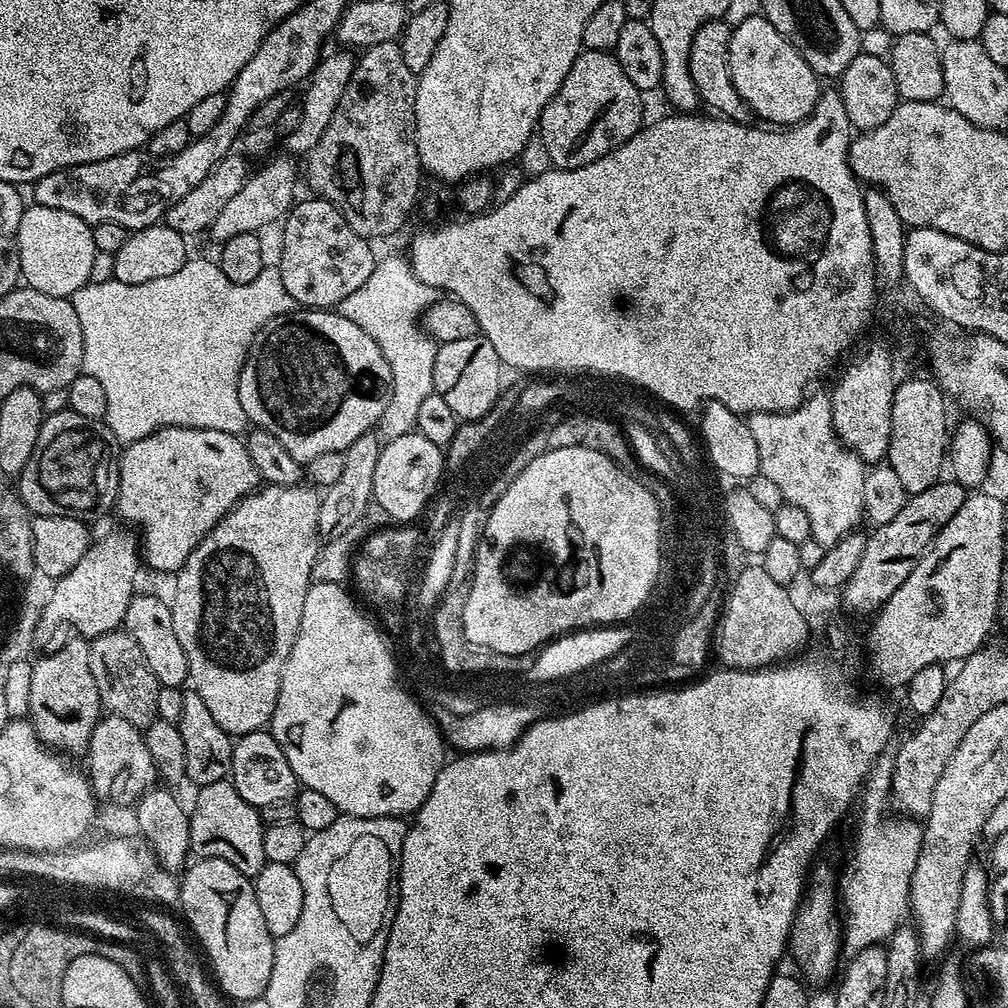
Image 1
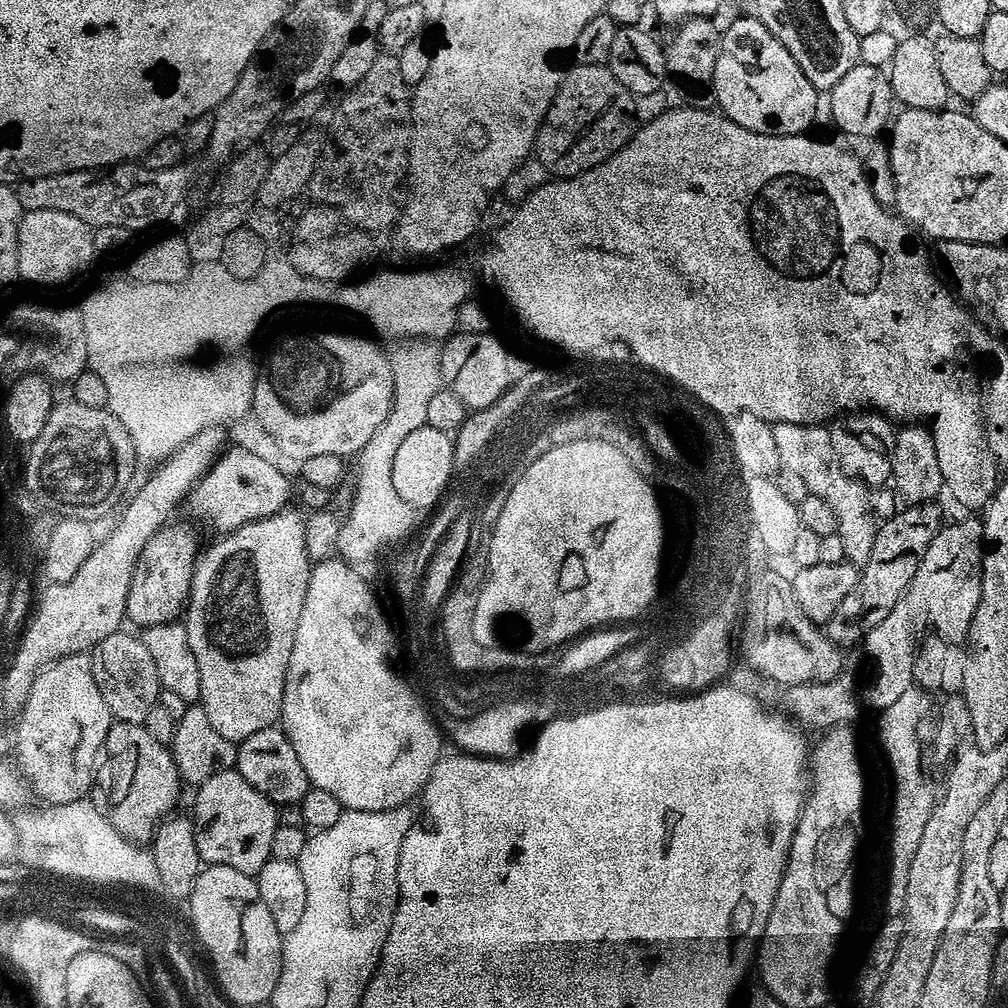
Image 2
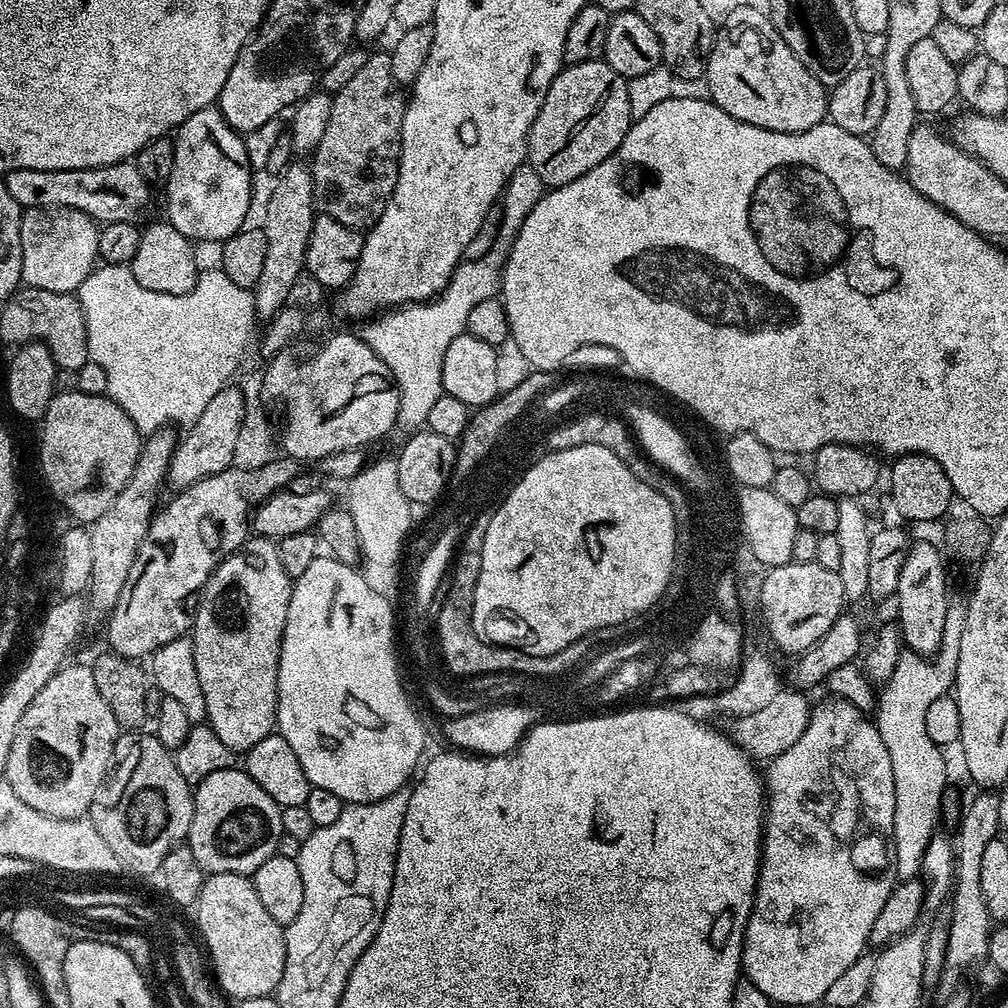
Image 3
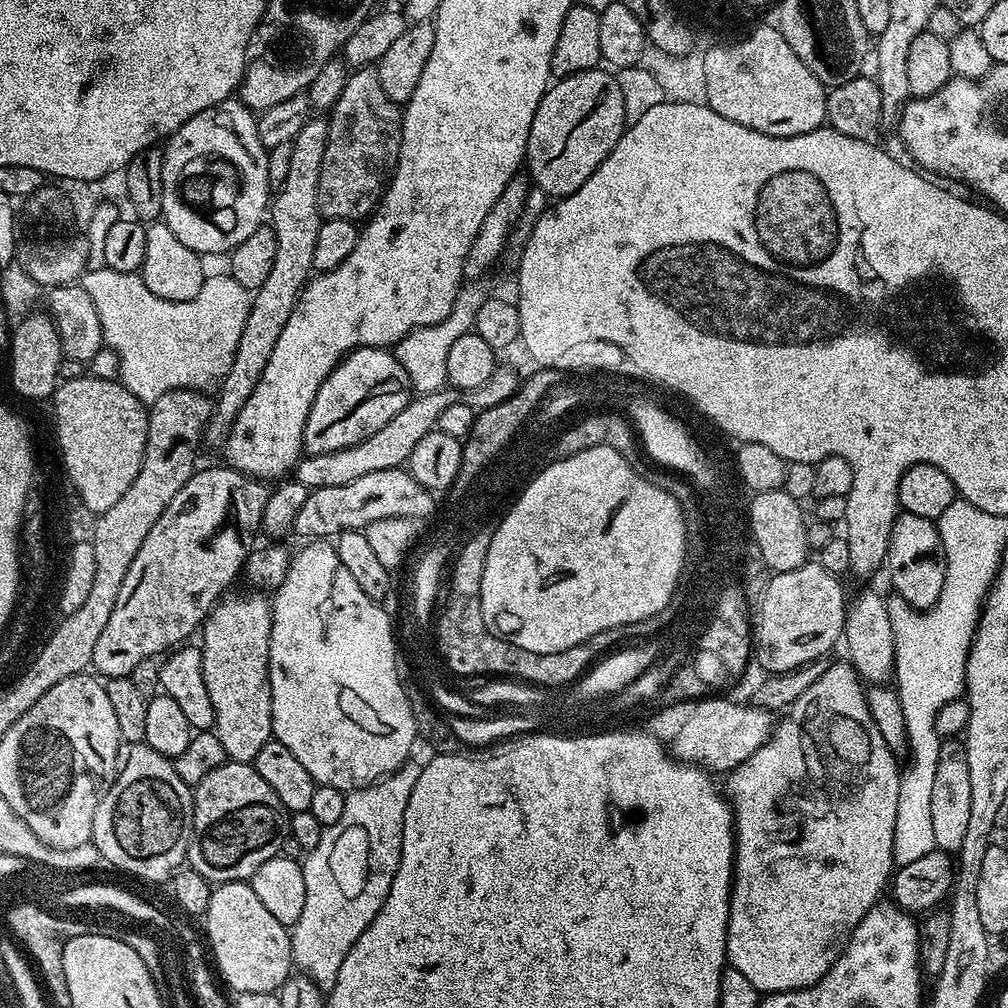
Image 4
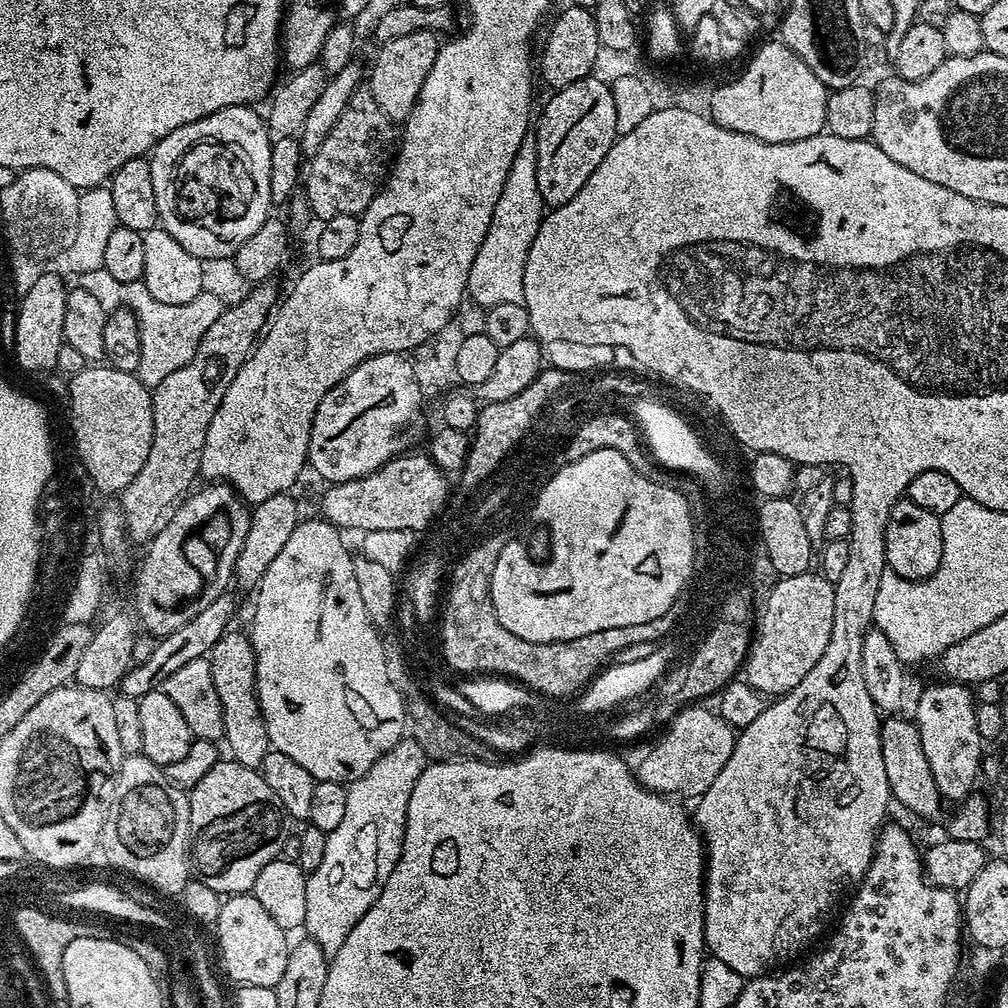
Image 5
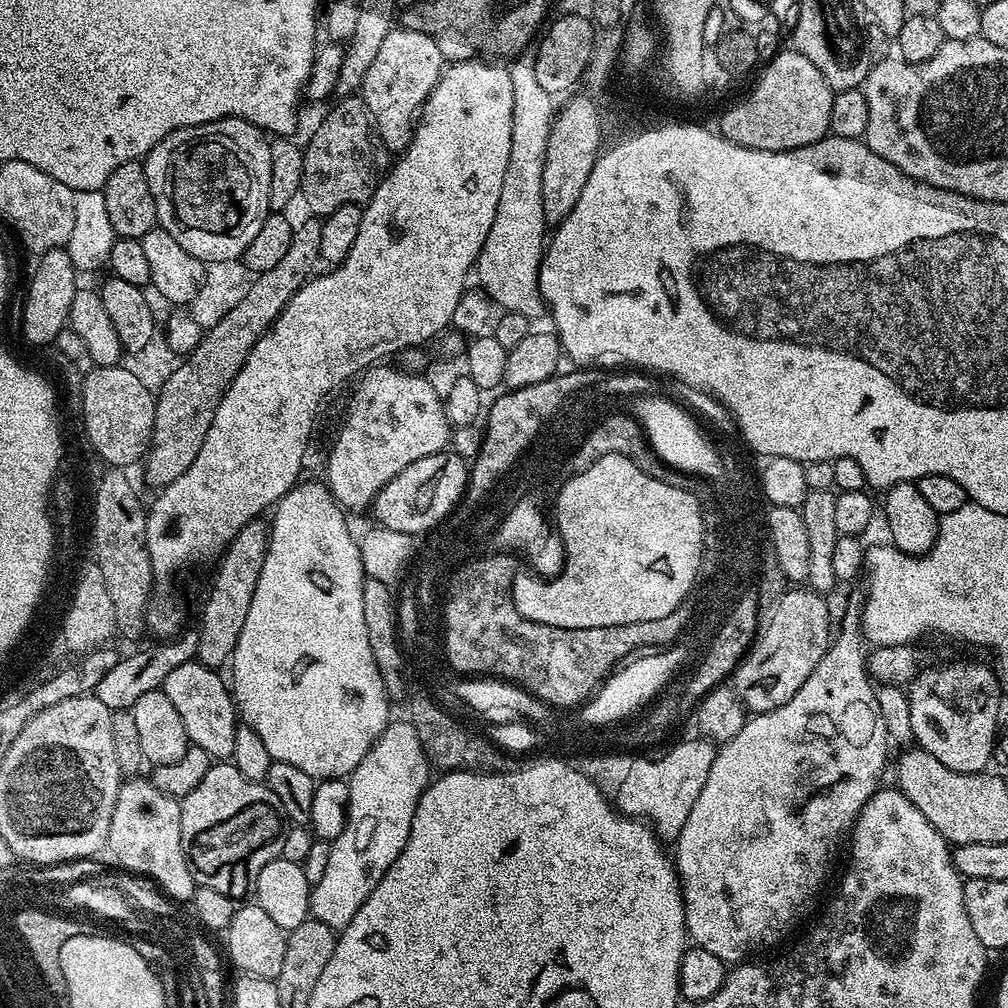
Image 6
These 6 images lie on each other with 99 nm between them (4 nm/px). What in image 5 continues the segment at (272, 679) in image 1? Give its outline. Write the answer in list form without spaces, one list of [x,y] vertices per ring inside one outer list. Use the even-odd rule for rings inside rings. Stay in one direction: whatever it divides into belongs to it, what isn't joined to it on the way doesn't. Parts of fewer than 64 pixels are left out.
[[[229,630],[212,647],[210,659],[214,690],[218,690],[218,702],[222,702],[223,743],[228,744],[227,755],[242,766],[259,769],[270,745],[266,722],[262,718],[262,710],[256,697],[256,655],[252,649],[252,641],[245,633],[243,636],[240,632]]]

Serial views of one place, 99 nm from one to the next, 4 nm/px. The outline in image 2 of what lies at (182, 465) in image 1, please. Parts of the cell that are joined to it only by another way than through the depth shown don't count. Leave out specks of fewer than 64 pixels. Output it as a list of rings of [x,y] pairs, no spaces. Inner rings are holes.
[[[232,448],[221,455],[216,464],[200,479],[196,487],[188,495],[186,509],[196,520],[201,520],[208,528],[213,528],[216,534],[227,534],[246,526],[255,520],[270,518],[274,514],[285,511],[290,502],[293,503],[294,491],[293,481],[284,477],[280,468],[275,468],[264,456],[251,452],[248,448]]]

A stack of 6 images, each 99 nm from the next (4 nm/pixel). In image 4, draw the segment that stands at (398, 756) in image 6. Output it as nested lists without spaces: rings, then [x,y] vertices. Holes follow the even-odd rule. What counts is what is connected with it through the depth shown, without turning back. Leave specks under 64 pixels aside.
[[[405,762],[397,772],[383,776],[375,784],[347,793],[342,818],[327,825],[322,838],[318,838],[318,846],[314,846],[314,850],[303,857],[306,903],[302,905],[302,915],[299,916],[298,922],[290,928],[292,963],[321,990],[334,986],[338,970],[342,967],[342,958],[346,958],[350,946],[354,946],[354,942],[362,938],[362,930],[366,930],[366,926],[374,922],[378,910],[382,910],[382,902],[386,902],[386,894],[390,894],[390,886],[394,882],[394,874],[398,870],[402,854],[402,826],[406,802],[410,802],[410,790],[414,790],[418,783],[421,770],[419,763],[412,763]]]

